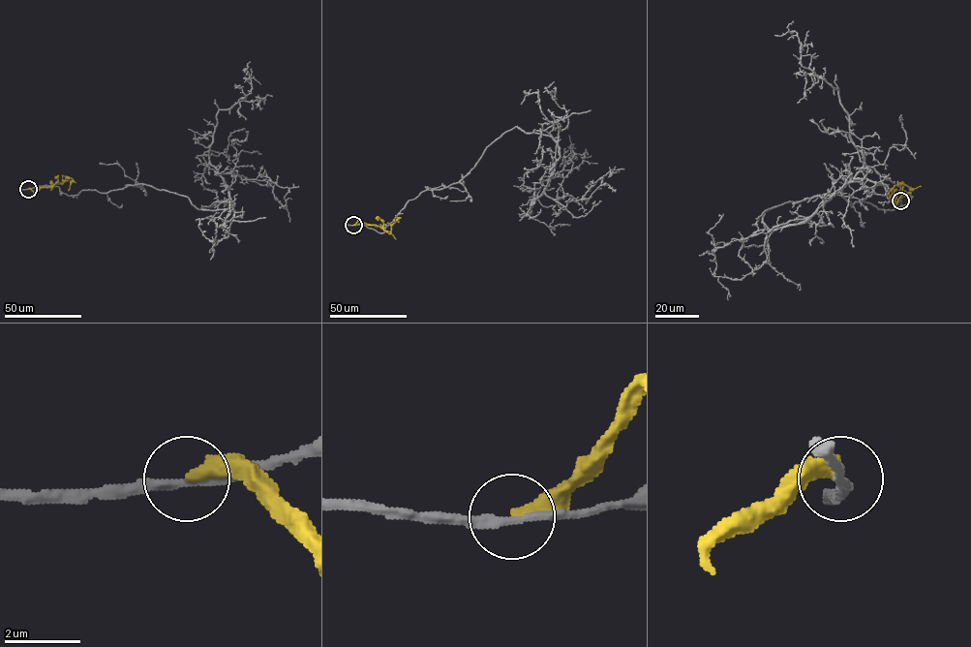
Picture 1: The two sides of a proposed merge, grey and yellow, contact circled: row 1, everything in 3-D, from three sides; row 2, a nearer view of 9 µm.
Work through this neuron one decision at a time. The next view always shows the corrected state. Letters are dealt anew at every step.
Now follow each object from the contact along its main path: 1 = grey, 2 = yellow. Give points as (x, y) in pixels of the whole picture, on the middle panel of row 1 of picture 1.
1: (353, 225), (383, 232), (409, 200), (459, 182), (515, 127), (558, 147), (549, 184), (534, 199), (575, 148)
2: (353, 225), (359, 220), (389, 232), (398, 219), (395, 222), (393, 220)

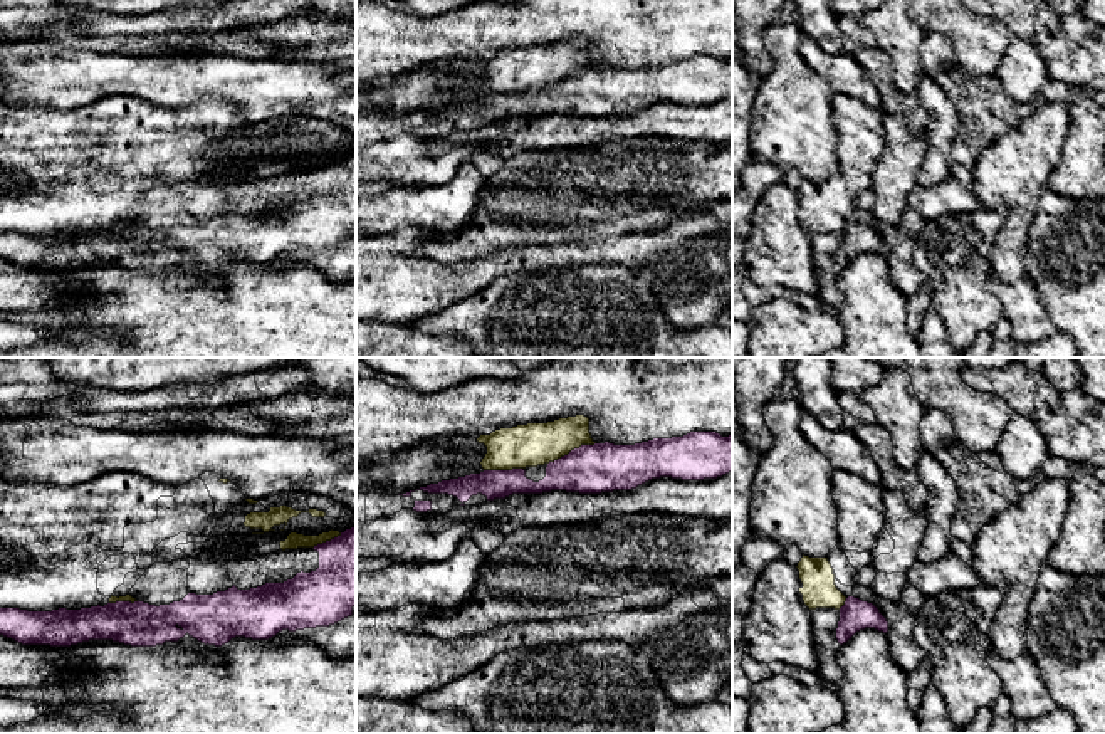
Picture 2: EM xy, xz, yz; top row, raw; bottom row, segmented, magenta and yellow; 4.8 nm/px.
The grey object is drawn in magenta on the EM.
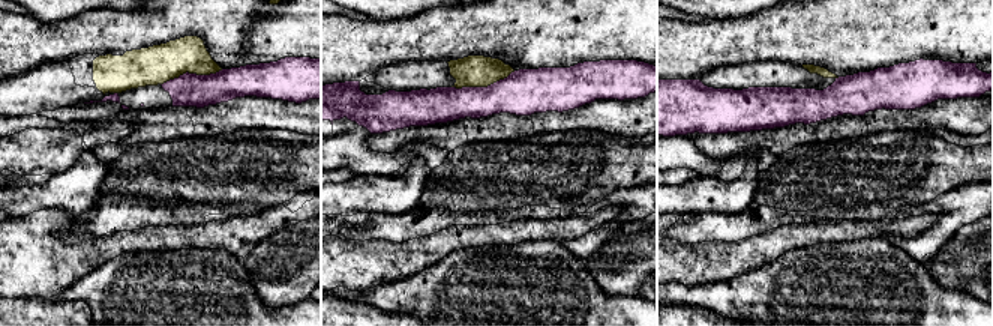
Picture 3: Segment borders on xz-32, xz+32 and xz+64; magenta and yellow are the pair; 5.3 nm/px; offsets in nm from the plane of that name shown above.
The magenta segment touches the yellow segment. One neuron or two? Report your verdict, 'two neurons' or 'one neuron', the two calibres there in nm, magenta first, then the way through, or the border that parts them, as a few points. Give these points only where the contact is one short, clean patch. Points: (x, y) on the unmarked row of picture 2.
two neurons | 240/200 nm

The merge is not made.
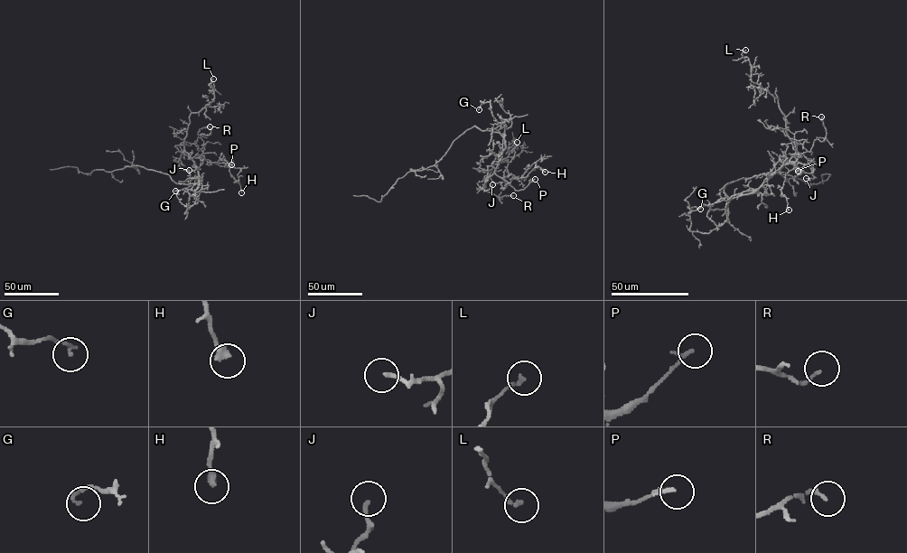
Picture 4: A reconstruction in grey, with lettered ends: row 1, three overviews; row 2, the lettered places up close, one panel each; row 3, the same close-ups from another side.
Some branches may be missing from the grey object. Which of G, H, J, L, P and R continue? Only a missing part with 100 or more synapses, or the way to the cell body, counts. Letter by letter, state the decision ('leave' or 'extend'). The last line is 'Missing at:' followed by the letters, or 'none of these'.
G: leave
H: leave
J: leave
L: leave
P: leave
R: leave
Missing at: none of these

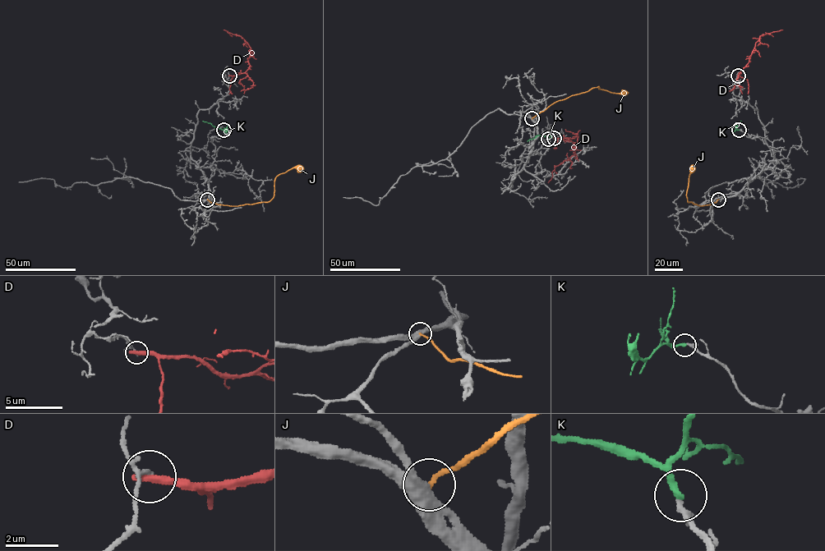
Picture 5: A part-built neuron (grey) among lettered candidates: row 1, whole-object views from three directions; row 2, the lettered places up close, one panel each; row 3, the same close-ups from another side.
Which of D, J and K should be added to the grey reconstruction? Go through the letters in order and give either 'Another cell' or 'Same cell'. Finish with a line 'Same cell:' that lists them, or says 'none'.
D: Another cell
J: Another cell
K: Same cell
Same cell: K

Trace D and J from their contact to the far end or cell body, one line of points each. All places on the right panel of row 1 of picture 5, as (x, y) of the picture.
D: (737, 75), (748, 61), (760, 36), (782, 29)
J: (718, 199), (712, 204), (702, 205), (688, 202), (689, 176), (693, 168)

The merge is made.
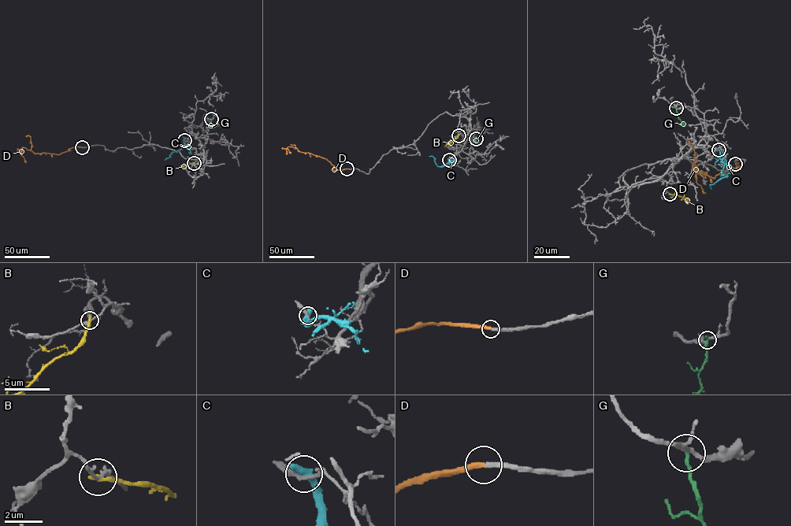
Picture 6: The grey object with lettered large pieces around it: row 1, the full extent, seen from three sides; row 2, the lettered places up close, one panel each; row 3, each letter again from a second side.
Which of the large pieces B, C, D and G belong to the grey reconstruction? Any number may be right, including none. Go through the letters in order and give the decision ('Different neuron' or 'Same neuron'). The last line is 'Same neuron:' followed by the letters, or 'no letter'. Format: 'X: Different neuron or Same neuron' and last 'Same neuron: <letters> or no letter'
B: Different neuron
C: Different neuron
D: Same neuron
G: Different neuron
Same neuron: D

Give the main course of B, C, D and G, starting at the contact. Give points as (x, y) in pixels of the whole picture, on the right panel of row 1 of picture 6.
B: (670, 194), (690, 201)
C: (718, 150), (718, 157), (731, 172), (710, 186), (711, 188)
D: (735, 164), (739, 166), (714, 178), (701, 175), (692, 168), (692, 164), (696, 168), (696, 183), (705, 193)
G: (676, 108), (678, 118), (684, 124)

